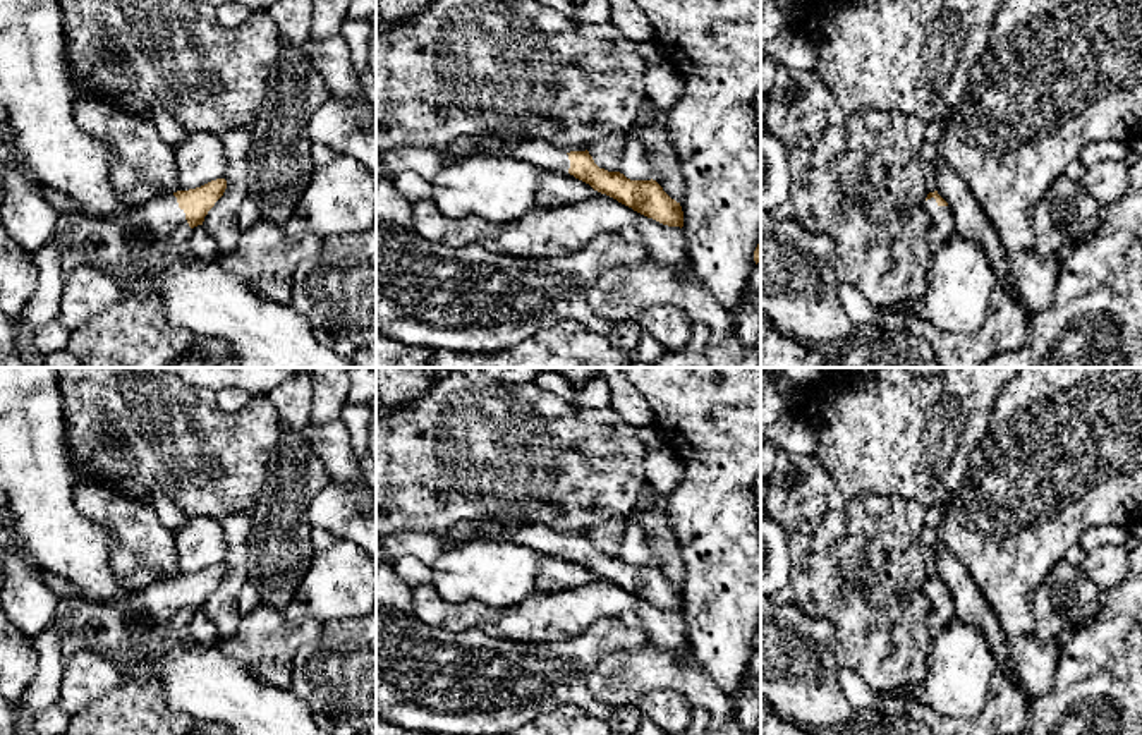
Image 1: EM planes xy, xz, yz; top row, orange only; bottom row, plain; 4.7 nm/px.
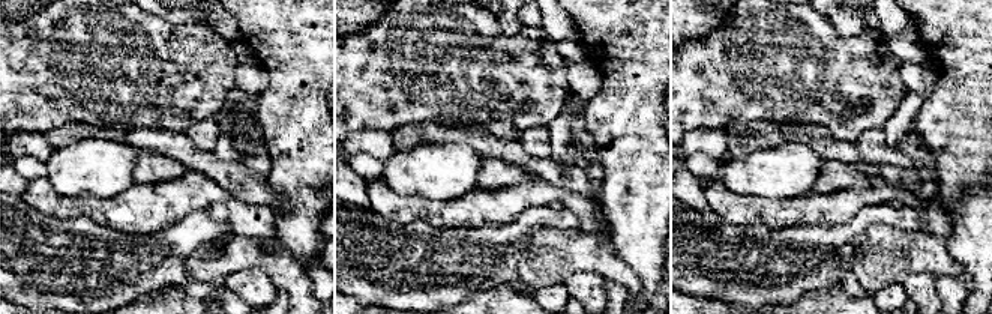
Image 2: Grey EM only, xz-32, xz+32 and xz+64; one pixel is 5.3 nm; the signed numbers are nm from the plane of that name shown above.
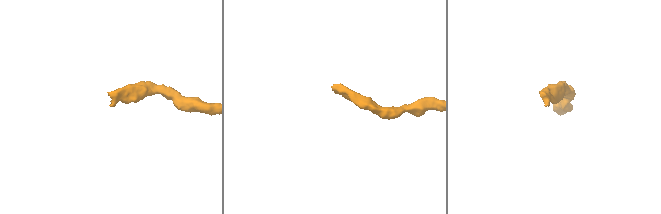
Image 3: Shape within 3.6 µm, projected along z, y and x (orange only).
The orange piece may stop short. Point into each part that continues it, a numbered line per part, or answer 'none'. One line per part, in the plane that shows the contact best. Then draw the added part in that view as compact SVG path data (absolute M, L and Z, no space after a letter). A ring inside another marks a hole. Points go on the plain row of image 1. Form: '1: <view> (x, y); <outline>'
1: xy (164, 603); M173 579L158 580L143 589L141 606L155 627L167 632L182 629L189 617L185 598Z

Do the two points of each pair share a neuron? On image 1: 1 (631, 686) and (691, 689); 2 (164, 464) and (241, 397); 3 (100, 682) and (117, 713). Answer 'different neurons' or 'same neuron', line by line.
1: same neuron
2: different neurons
3: different neurons

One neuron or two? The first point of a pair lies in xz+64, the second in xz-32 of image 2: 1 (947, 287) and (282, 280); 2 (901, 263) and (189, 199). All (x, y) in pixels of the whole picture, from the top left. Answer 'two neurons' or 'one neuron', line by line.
1: two neurons
2: two neurons

